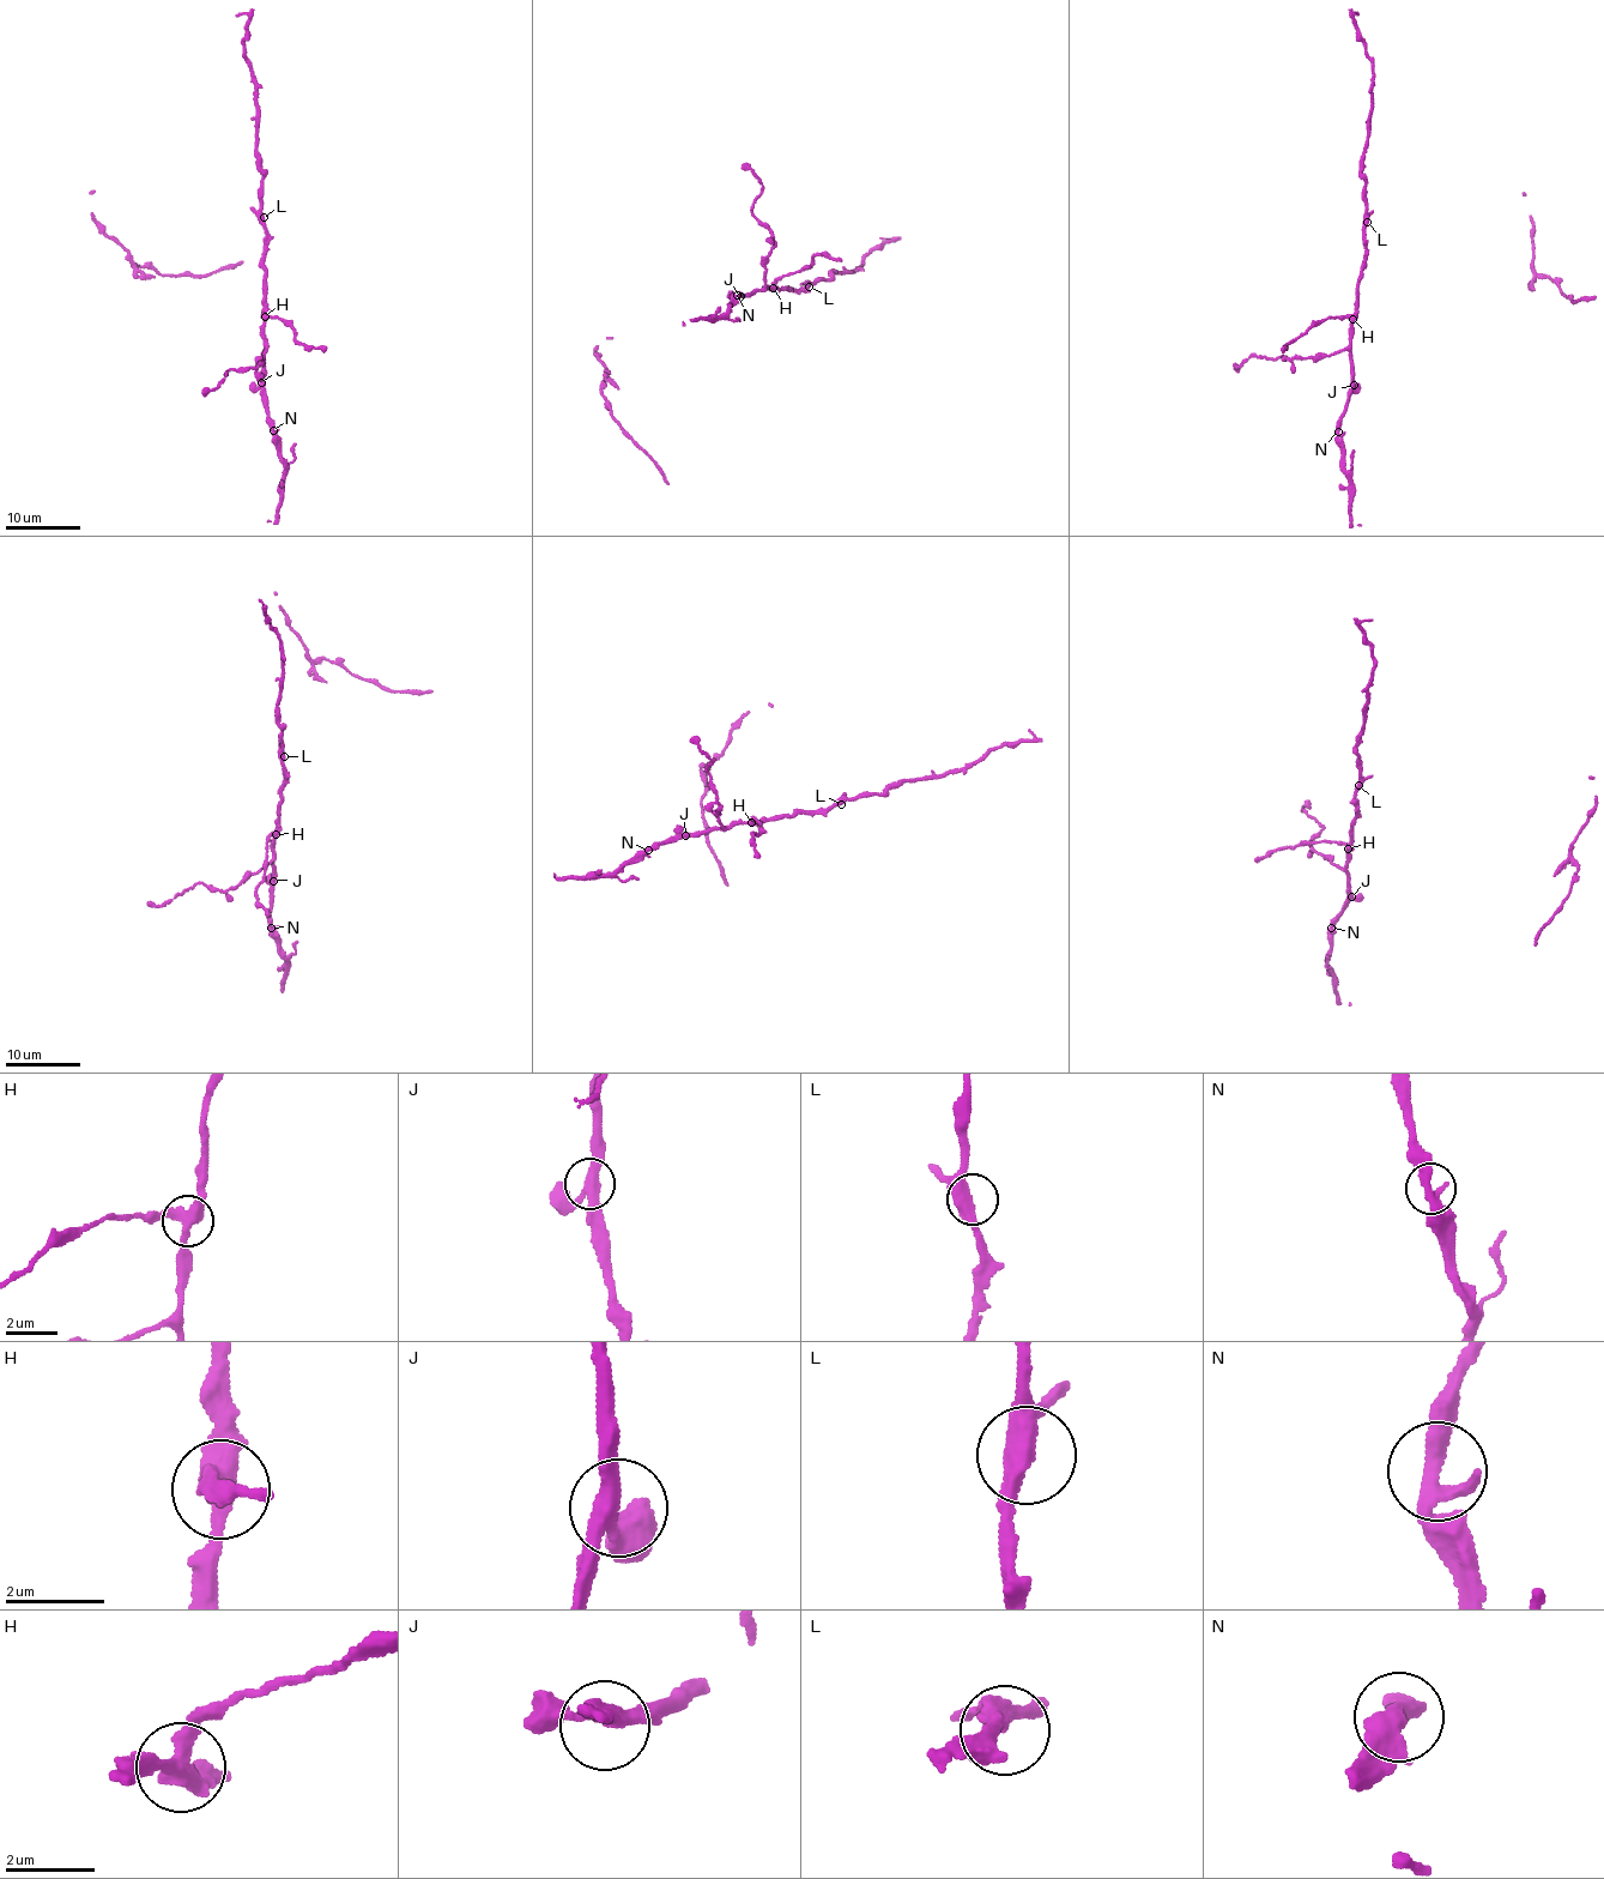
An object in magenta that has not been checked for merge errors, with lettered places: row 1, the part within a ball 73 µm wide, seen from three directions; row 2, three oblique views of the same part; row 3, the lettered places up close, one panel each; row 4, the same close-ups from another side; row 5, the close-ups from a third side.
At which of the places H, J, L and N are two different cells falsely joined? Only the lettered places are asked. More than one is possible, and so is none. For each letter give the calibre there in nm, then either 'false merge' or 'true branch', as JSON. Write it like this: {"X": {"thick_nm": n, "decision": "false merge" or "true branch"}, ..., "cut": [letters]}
{"H": {"thick_nm": 380, "decision": "true branch"}, "J": {"thick_nm": 320, "decision": "true branch"}, "L": {"thick_nm": 360, "decision": "true branch"}, "N": {"thick_nm": 320, "decision": "true branch"}, "cut": []}

